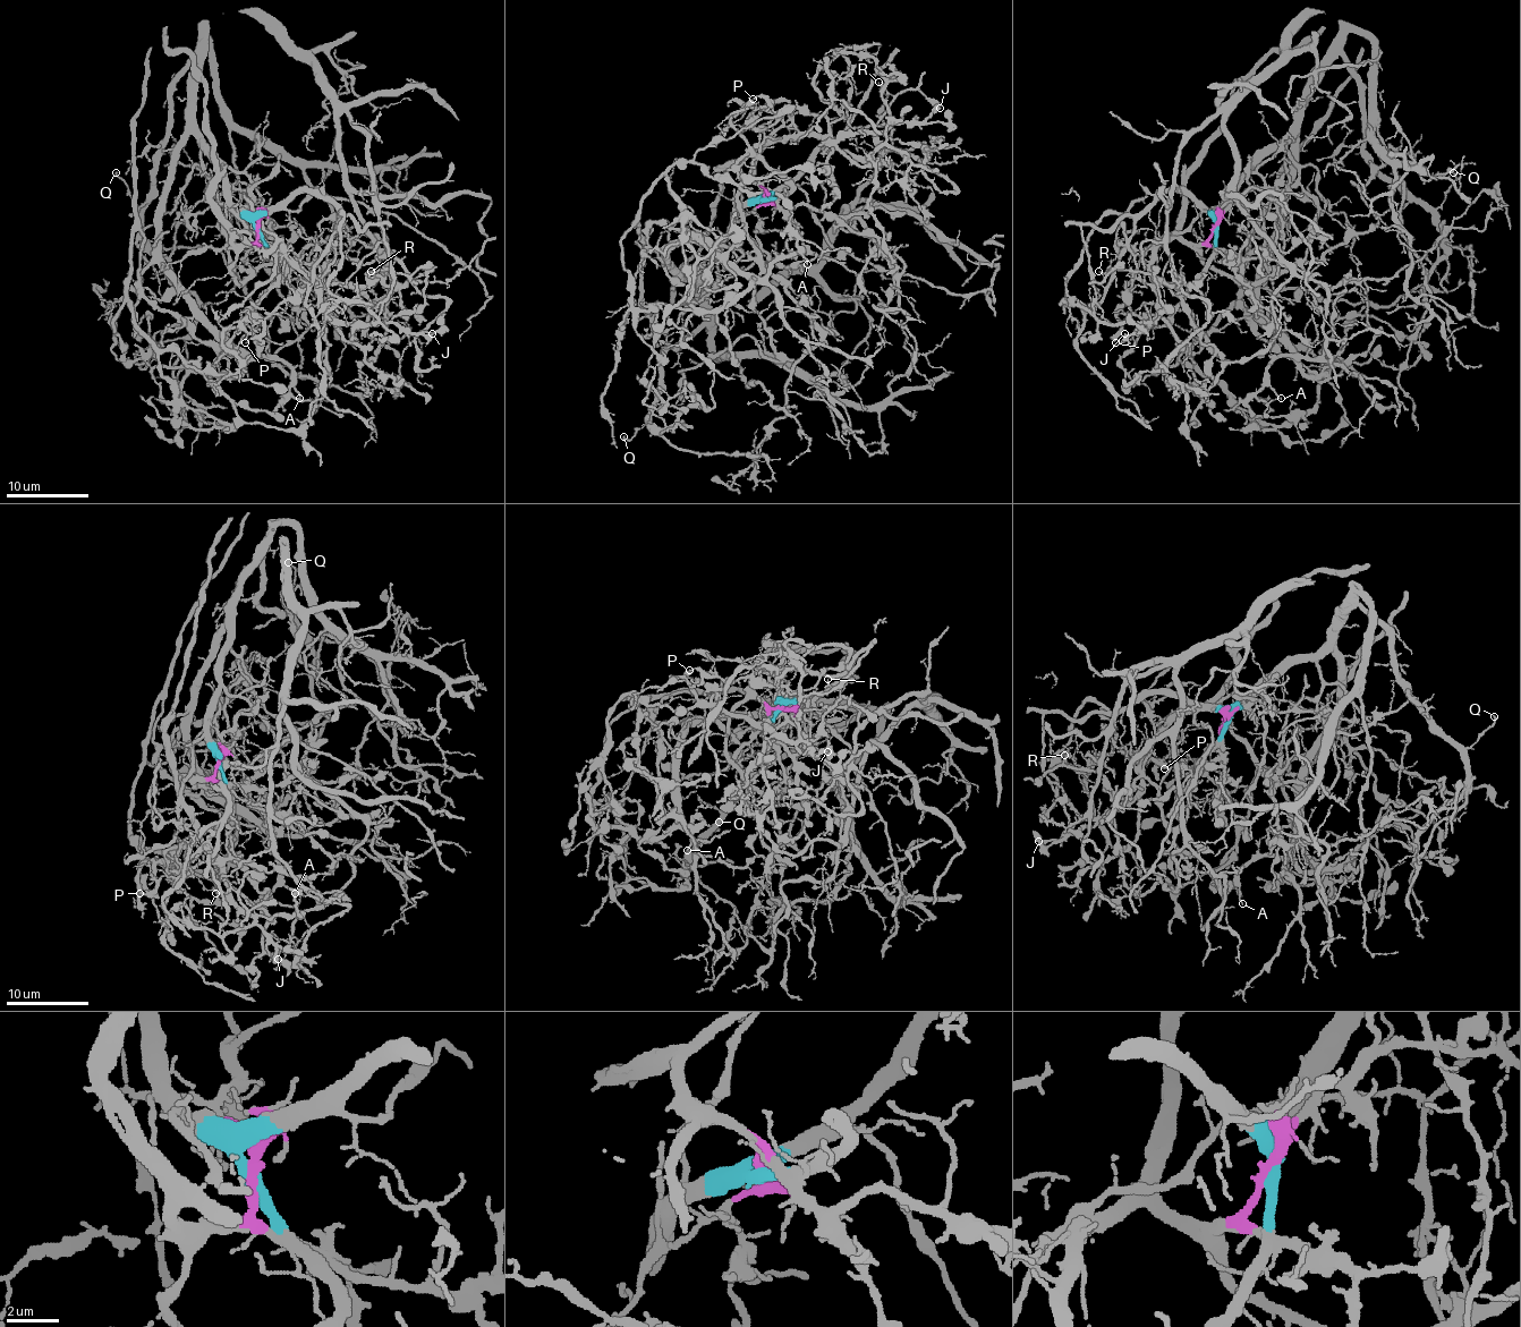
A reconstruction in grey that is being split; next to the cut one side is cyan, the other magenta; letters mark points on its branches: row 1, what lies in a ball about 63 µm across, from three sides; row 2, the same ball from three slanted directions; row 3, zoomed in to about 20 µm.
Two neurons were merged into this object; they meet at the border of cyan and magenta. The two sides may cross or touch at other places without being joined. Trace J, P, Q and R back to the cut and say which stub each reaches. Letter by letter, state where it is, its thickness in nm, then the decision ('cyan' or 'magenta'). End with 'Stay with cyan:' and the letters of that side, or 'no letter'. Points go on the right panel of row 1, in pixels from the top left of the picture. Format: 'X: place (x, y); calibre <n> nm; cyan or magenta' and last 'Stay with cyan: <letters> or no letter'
J: place (1124, 333); calibre 260 nm; magenta
P: place (1115, 342); calibre 100 nm; magenta
Q: place (1453, 172); calibre 170 nm; cyan
R: place (1098, 271); calibre 130 nm; magenta
Stay with cyan: Q

